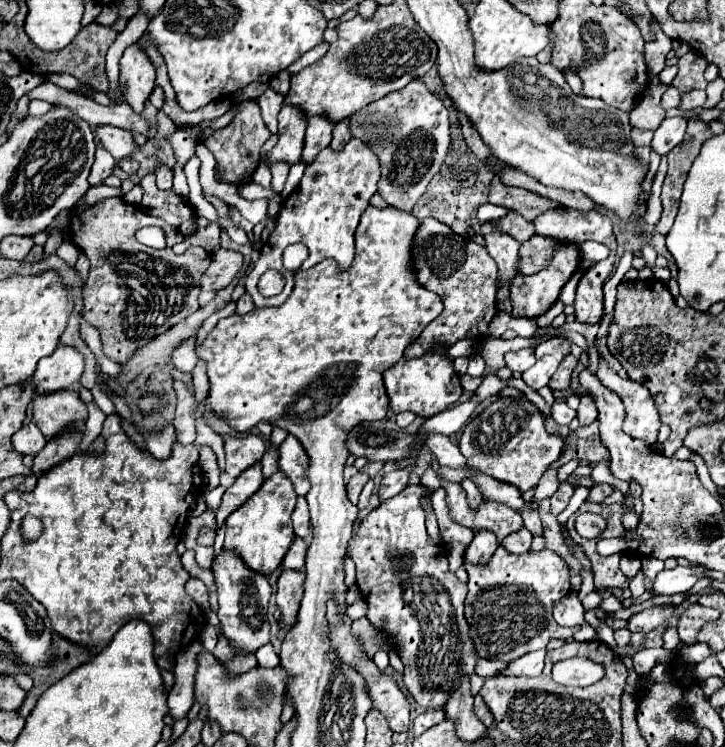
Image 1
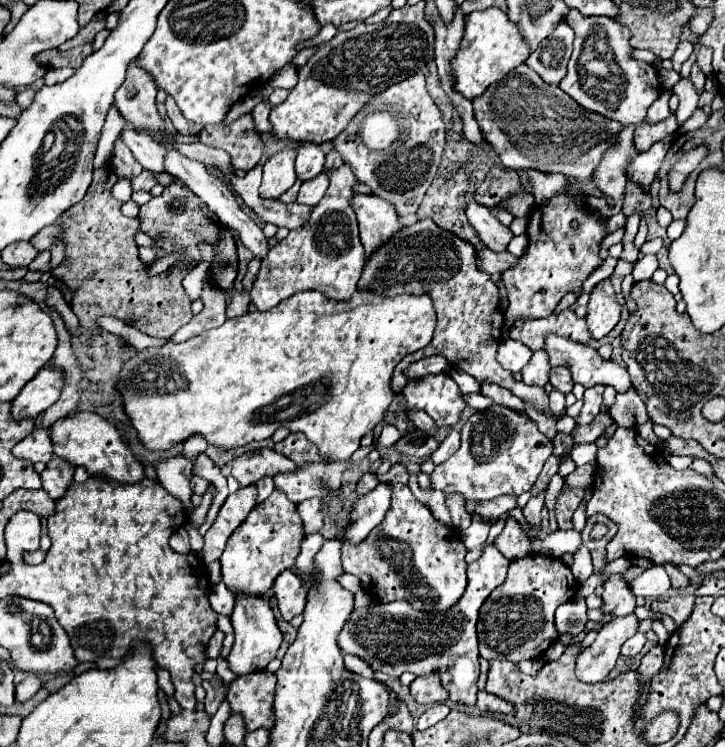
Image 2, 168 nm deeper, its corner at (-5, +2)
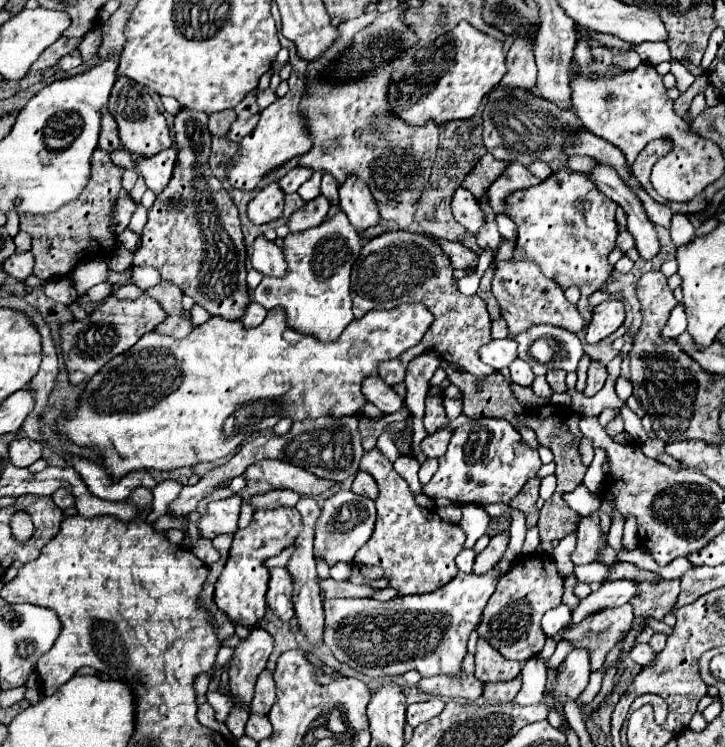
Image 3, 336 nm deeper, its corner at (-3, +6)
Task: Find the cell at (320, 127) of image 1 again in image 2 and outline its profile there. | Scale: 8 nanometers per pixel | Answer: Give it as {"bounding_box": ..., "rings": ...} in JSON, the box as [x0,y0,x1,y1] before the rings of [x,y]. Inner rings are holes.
{"bounding_box":[295,144,325,182],"rings":[[[303,144],[299,148],[297,160],[295,160],[295,174],[301,182],[305,180],[313,180],[317,174],[323,172],[325,166],[325,154],[319,148],[315,148],[315,144]]]}

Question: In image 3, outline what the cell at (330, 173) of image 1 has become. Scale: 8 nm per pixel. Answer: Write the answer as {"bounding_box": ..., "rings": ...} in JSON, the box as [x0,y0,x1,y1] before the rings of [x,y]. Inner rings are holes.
{"bounding_box":[253,210,363,342],"rings":[[[343,210],[327,216],[319,226],[305,232],[293,232],[283,240],[283,256],[287,272],[281,280],[265,276],[253,292],[253,302],[271,310],[281,306],[287,310],[287,324],[299,332],[317,336],[323,342],[337,340],[345,324],[355,316],[351,312],[351,266],[361,254],[363,240],[359,232],[349,224]]]}

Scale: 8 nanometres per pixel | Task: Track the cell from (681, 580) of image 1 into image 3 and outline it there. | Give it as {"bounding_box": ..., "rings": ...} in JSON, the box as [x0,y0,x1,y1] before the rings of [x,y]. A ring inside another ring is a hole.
{"bounding_box":[573,578,639,622],"rings":[[[627,578],[601,584],[601,588],[597,592],[591,592],[573,610],[573,622],[581,622],[585,616],[589,616],[593,612],[599,612],[603,608],[613,608],[613,606],[621,606],[621,604],[629,602],[637,592],[637,584],[639,582],[627,580]]]}

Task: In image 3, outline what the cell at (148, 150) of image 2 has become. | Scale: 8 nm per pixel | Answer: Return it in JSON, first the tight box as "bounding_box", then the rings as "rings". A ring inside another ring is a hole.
{"bounding_box":[135,148,177,194],"rings":[[[167,148],[165,152],[159,152],[157,156],[151,156],[149,160],[135,160],[135,162],[137,162],[139,172],[145,178],[147,186],[155,194],[159,194],[167,186],[171,174],[173,174],[175,160],[177,160],[177,152],[173,148]]]}

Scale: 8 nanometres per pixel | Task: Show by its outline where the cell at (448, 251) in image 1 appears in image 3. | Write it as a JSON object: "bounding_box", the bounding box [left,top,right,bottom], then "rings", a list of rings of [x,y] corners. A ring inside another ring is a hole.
{"bounding_box":[351,230,495,386],"rings":[[[393,230],[383,232],[381,236],[375,236],[373,240],[367,240],[363,244],[361,256],[355,260],[351,270],[351,298],[355,318],[365,316],[373,308],[389,310],[403,302],[423,302],[435,316],[433,324],[429,326],[427,334],[417,346],[409,348],[395,360],[389,360],[383,366],[379,366],[379,378],[385,384],[389,386],[401,384],[407,362],[427,350],[437,352],[441,360],[471,372],[479,380],[495,372],[477,356],[479,348],[493,340],[487,304],[477,294],[463,296],[459,292],[457,280],[453,278],[453,272],[455,270],[451,266],[449,256],[441,252],[441,246],[433,236],[423,232]]]}

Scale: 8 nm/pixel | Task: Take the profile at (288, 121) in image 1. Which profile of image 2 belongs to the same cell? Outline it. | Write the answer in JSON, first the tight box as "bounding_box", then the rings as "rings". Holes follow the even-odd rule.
{"bounding_box":[259,146,297,200],"rings":[[[287,146],[285,150],[277,152],[265,166],[263,166],[263,182],[259,186],[259,196],[265,200],[279,200],[297,180],[295,176],[295,156],[297,150]]]}

